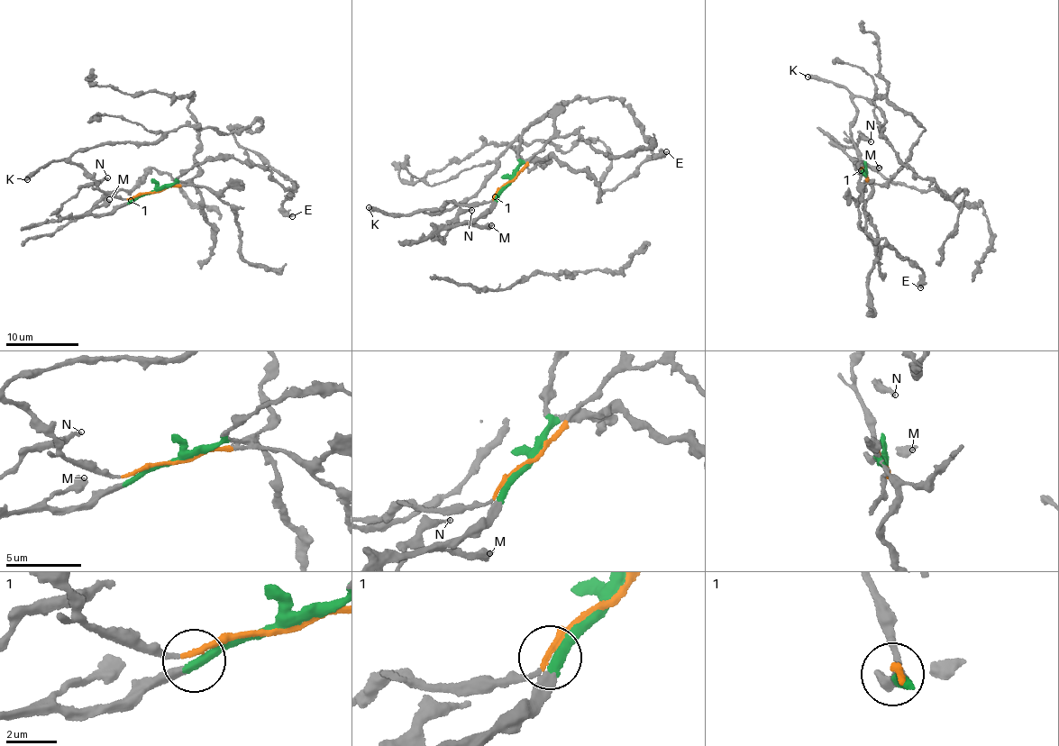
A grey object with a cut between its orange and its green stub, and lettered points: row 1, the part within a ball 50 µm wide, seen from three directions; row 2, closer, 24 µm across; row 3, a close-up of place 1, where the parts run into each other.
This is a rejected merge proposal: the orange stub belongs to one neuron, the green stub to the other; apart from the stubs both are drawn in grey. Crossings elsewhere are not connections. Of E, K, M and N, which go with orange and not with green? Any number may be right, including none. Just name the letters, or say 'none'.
K

